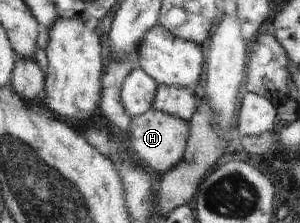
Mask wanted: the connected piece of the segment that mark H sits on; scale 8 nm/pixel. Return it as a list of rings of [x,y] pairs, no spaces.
[[[151,109],[141,116],[132,118],[128,138],[135,155],[139,155],[144,165],[155,169],[156,173],[164,174],[169,169],[177,167],[184,158],[190,140],[190,125],[181,117]]]

